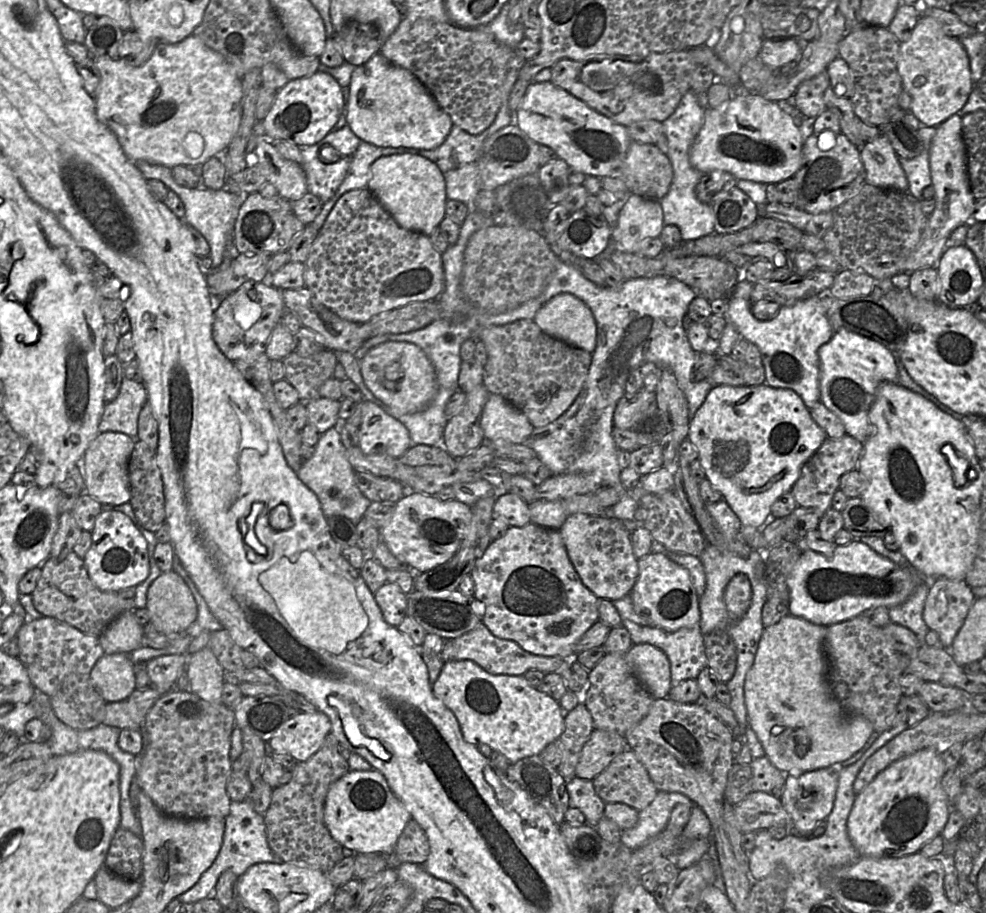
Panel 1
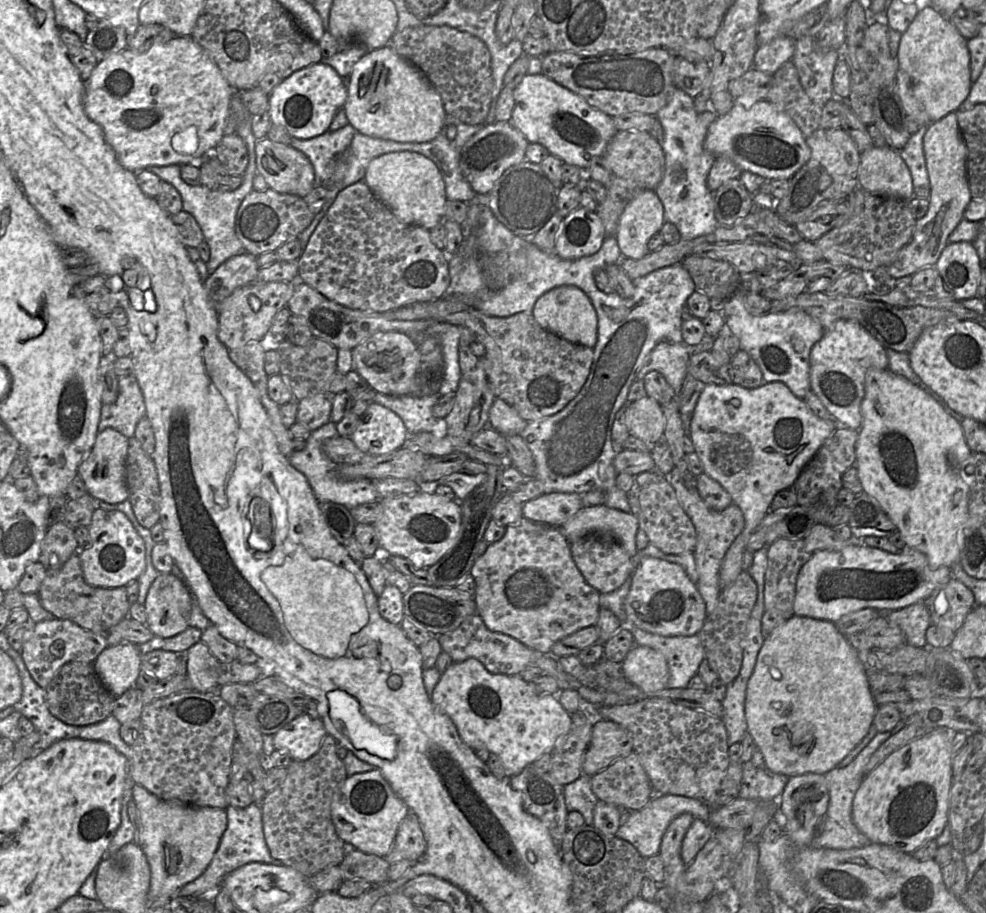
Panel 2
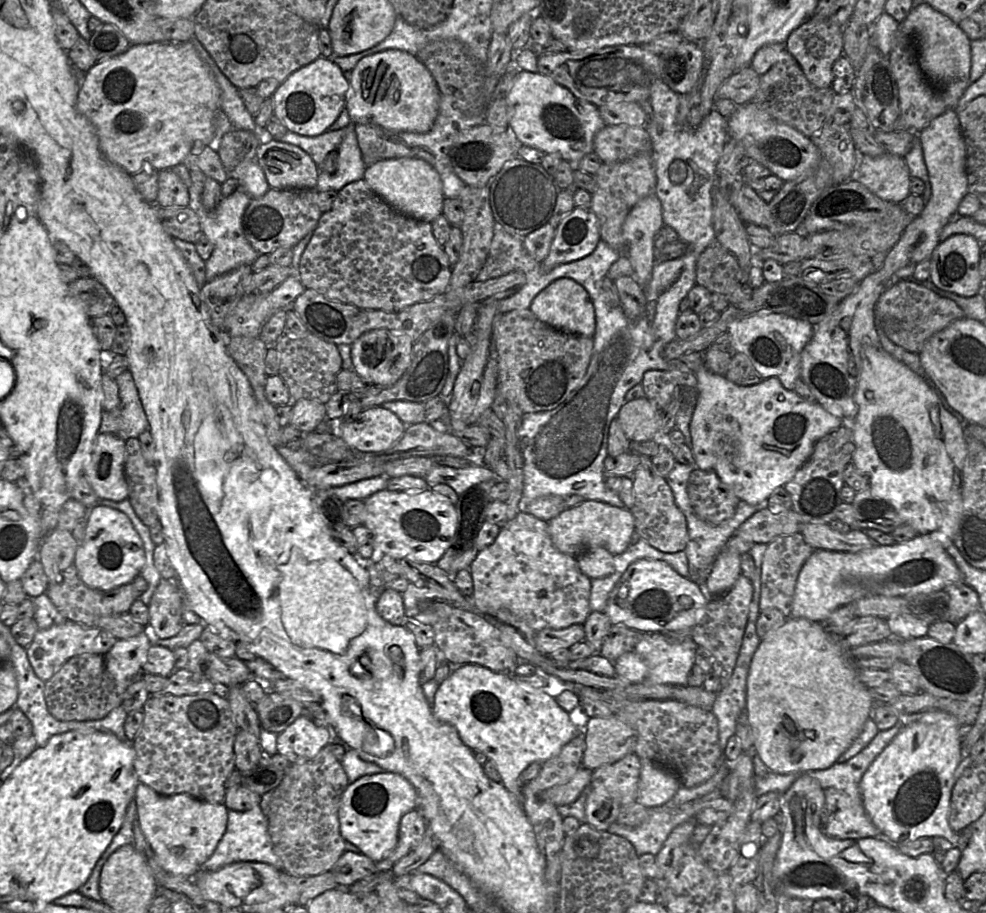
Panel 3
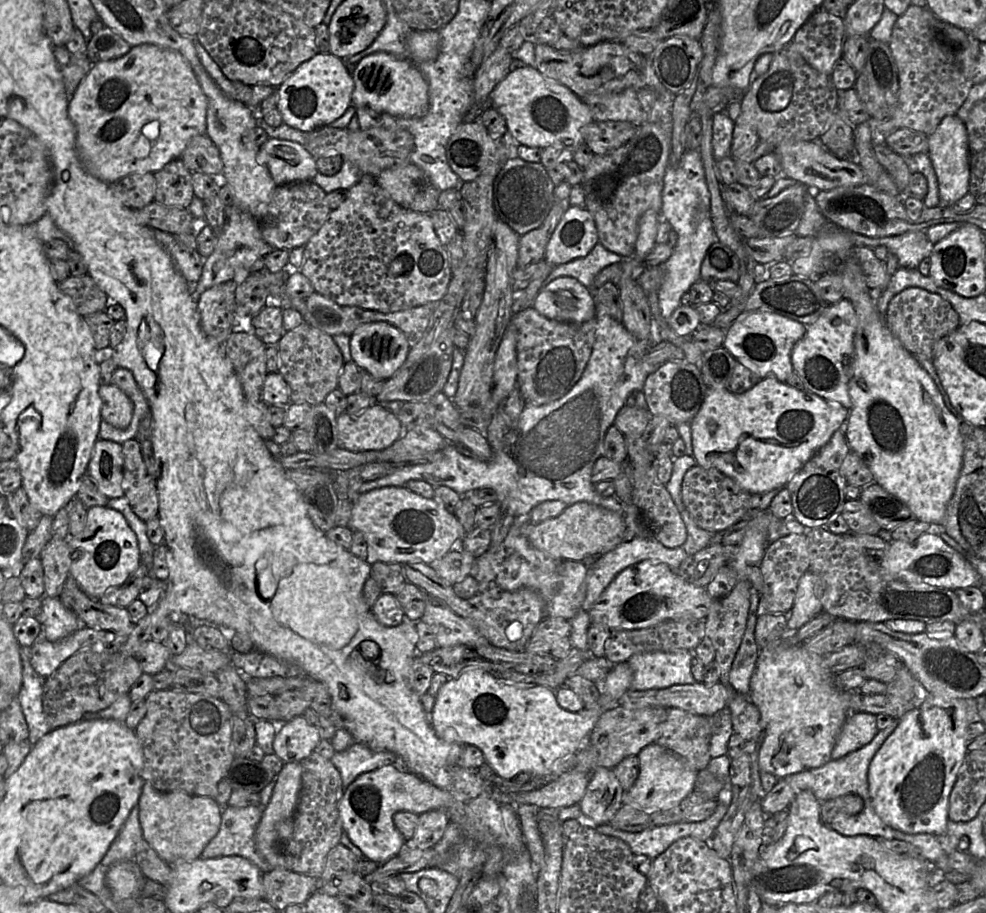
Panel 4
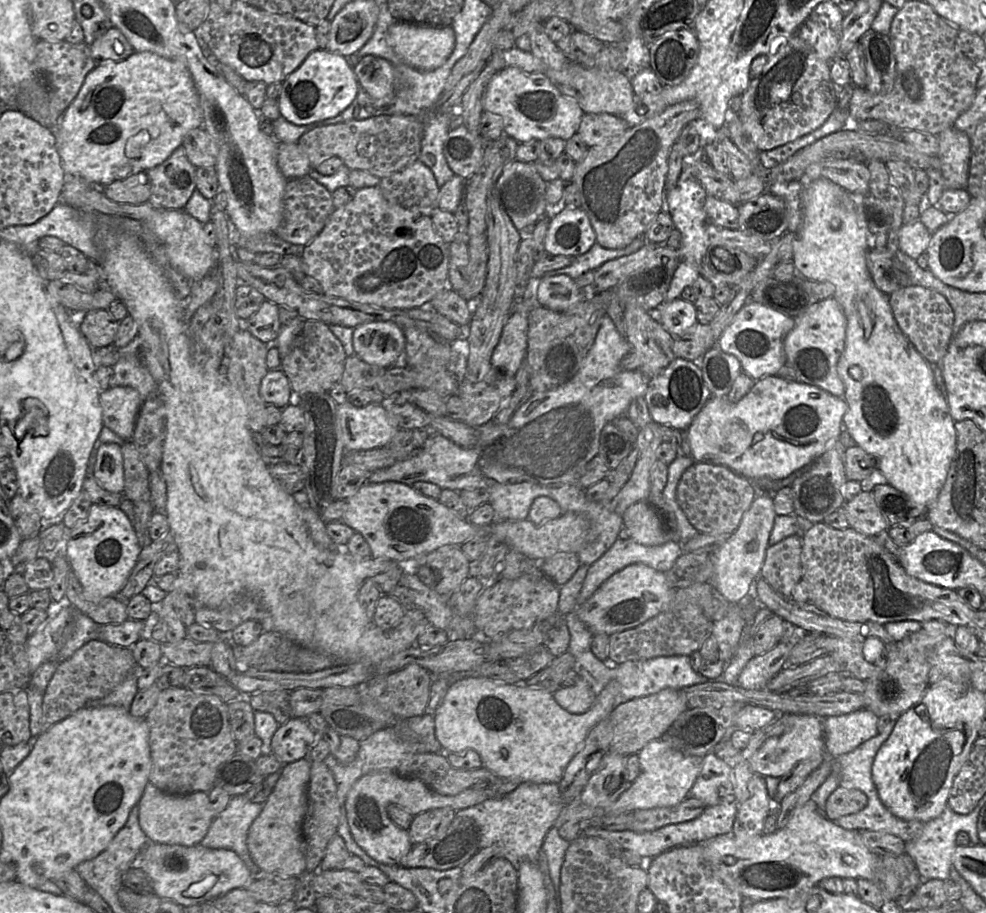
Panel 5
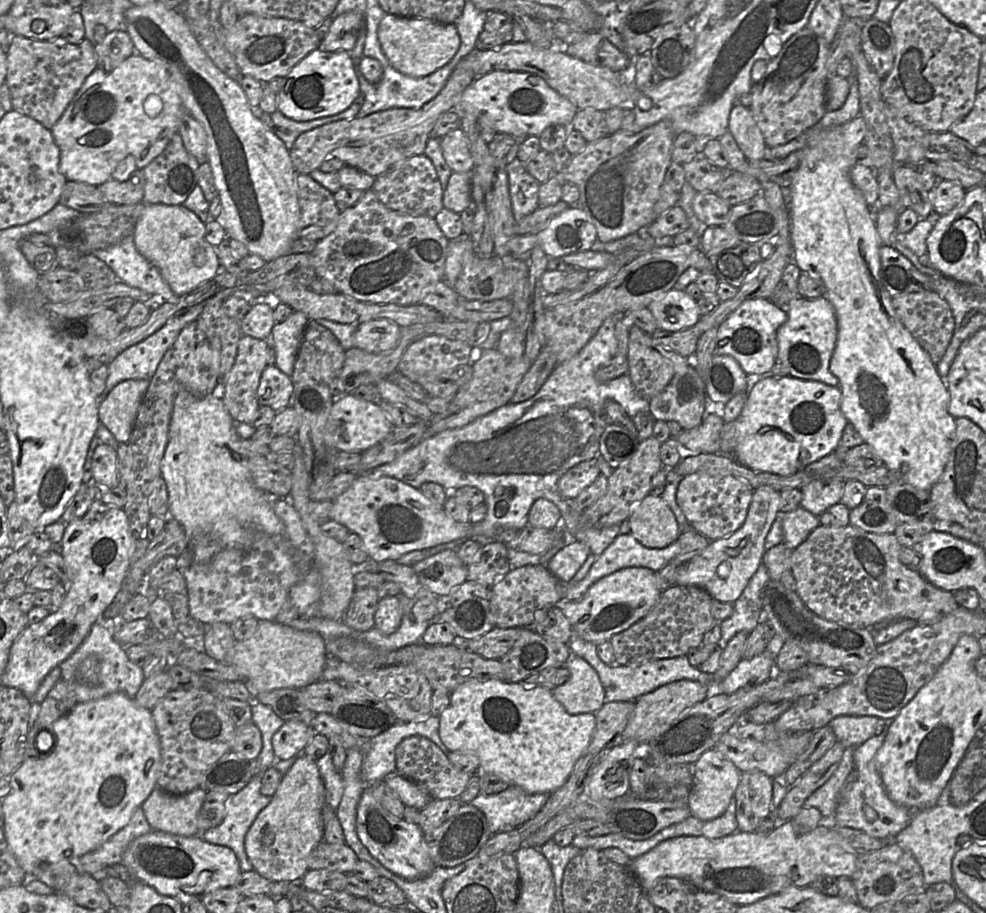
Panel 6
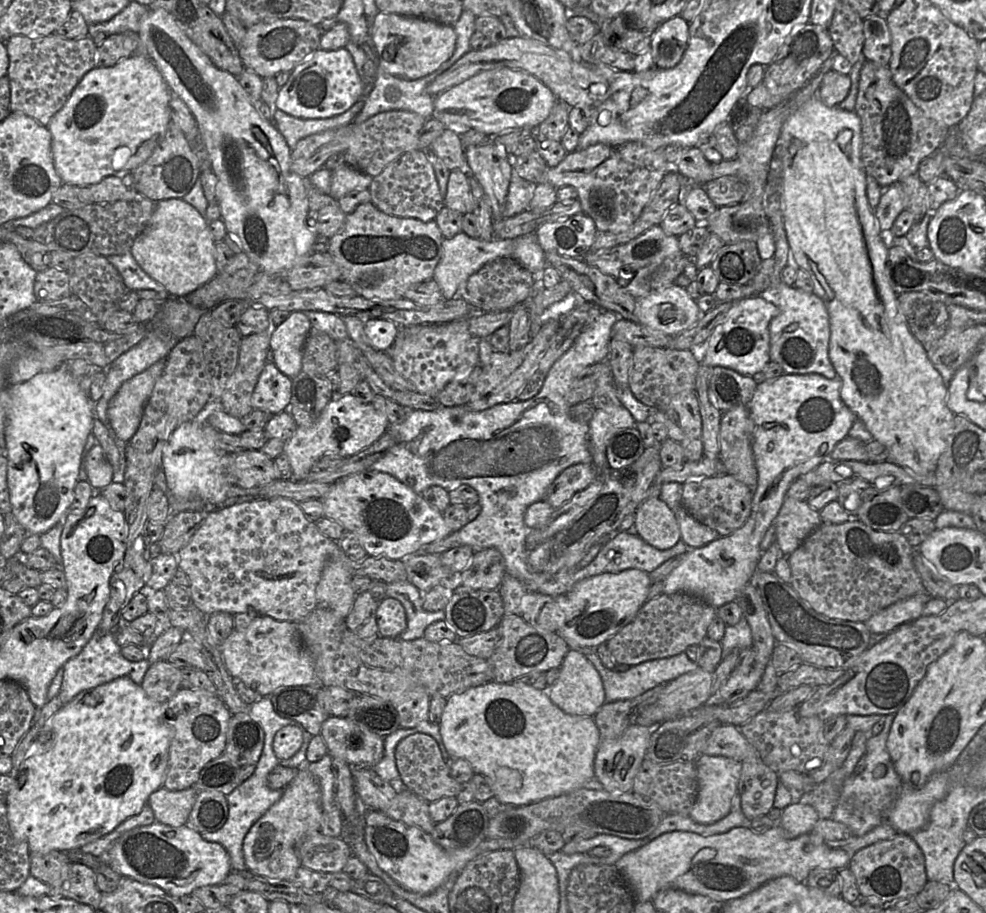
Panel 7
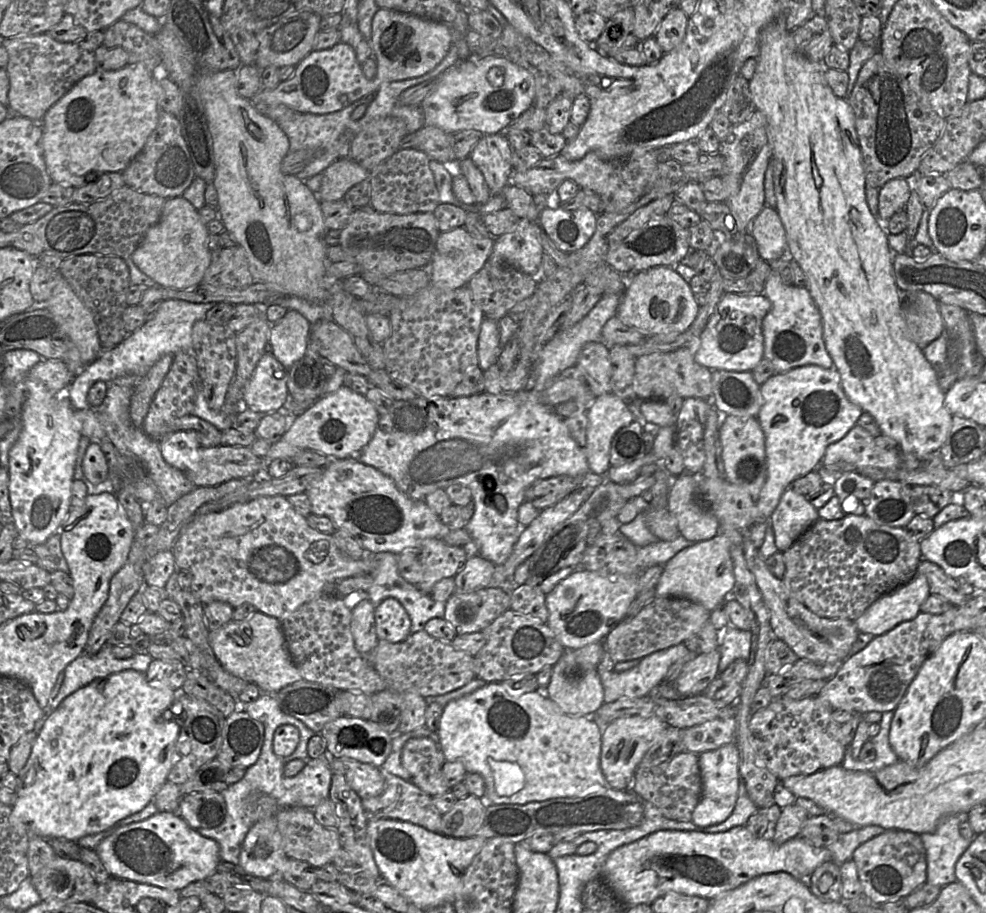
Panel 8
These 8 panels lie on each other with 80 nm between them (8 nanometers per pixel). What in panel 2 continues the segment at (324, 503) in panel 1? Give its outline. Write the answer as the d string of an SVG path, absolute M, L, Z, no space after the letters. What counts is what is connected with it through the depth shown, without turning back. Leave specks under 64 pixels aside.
M328 422L317 430L311 431L309 438L305 441L305 447L303 450L293 451L286 457L295 469L305 476L320 503L333 502L344 505L350 510L358 505L378 500L378 493L376 492L371 480L367 478L345 480L337 475L337 464L330 460L322 450L323 442L326 439L337 435L339 434L336 428L336 423Z

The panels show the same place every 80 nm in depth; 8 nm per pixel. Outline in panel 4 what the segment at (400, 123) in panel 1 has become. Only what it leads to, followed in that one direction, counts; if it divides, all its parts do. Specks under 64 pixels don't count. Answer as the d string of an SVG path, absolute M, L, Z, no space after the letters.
M386 52L365 56L352 73L355 88L352 105L356 108L369 107L379 113L394 117L423 117L429 108L428 83L420 69L411 61Z

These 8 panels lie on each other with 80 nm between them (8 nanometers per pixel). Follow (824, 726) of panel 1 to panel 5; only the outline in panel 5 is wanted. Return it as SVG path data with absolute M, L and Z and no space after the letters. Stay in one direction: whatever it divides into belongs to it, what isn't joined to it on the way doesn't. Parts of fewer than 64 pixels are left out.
M810 714L787 715L788 729L779 736L768 738L750 758L753 773L780 778L801 760L825 752L823 722L823 718Z

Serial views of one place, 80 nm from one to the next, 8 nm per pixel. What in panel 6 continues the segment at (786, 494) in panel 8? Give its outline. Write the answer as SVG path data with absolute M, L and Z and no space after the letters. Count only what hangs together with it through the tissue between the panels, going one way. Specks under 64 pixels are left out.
M800 506L793 511L782 513L781 518L784 530L783 543L793 551L807 539L815 528L821 525L818 516Z

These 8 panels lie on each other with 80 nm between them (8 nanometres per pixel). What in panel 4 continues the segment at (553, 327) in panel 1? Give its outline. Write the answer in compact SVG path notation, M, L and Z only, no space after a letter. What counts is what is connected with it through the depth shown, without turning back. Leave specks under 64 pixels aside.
M559 277L543 287L533 301L533 308L557 321L582 323L596 317L592 293L572 277Z

